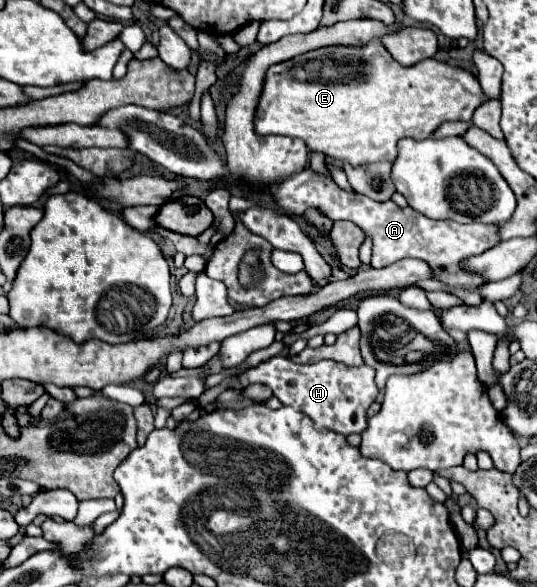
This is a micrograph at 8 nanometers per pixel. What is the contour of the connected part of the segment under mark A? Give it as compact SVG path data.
M309 167L301 173L285 179L281 185L275 185L269 189L269 193L277 201L277 211L285 215L303 215L309 207L317 207L325 215L329 215L333 221L347 219L359 225L367 235L373 239L373 259L371 267L387 267L403 257L415 257L423 259L433 267L433 277L437 281L443 281L449 285L449 293L455 293L463 299L463 305L479 305L481 295L477 295L475 287L483 283L479 275L469 275L459 267L463 259L469 255L477 255L487 251L489 247L497 245L497 227L483 225L483 223L455 223L455 221L435 221L427 219L423 213L417 213L411 207L397 207L393 201L373 201L369 197L363 197L359 193L347 193L341 187L337 187L329 177L319 175L311 171Z

